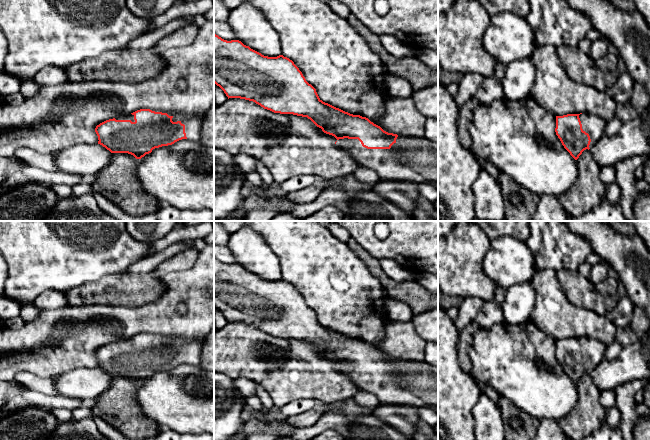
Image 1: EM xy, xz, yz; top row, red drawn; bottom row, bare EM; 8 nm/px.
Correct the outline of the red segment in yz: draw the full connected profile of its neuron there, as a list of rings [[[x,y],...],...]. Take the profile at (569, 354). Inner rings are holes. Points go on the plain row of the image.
[[[586,337],[556,340],[556,359],[575,384],[604,359],[605,352],[603,343]]]

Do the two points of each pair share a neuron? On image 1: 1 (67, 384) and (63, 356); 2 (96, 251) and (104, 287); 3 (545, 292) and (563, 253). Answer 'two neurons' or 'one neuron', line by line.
1: two neurons
2: two neurons
3: two neurons

